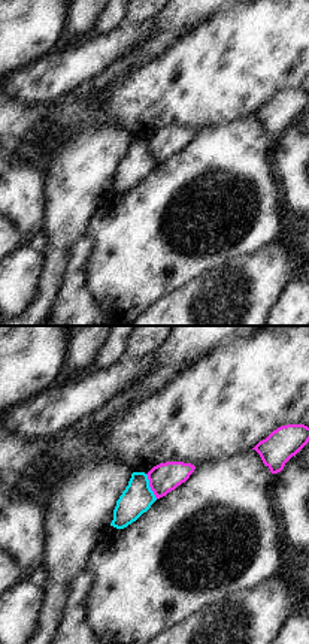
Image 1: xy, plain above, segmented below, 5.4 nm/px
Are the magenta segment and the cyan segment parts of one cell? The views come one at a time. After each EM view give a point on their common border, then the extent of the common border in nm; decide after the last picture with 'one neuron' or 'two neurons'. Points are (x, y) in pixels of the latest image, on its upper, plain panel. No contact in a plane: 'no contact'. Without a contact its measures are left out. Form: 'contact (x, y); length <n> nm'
contact (150, 151); length 150 nm

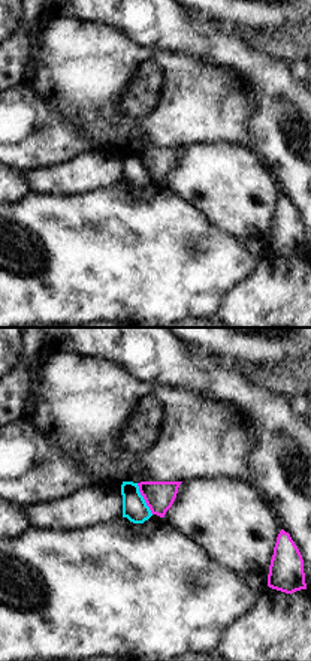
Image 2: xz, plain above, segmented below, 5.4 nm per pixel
contact (144, 163); length 190 nm

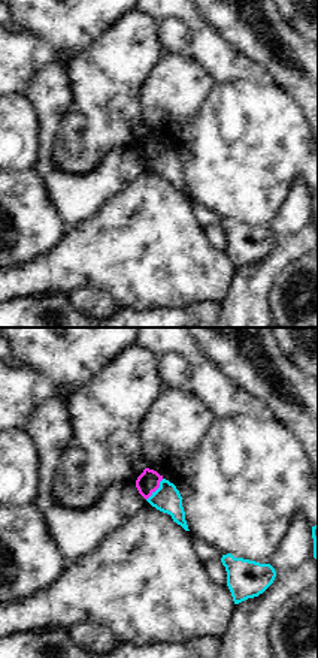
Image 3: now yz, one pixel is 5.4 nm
contact (157, 153); length 150 nm

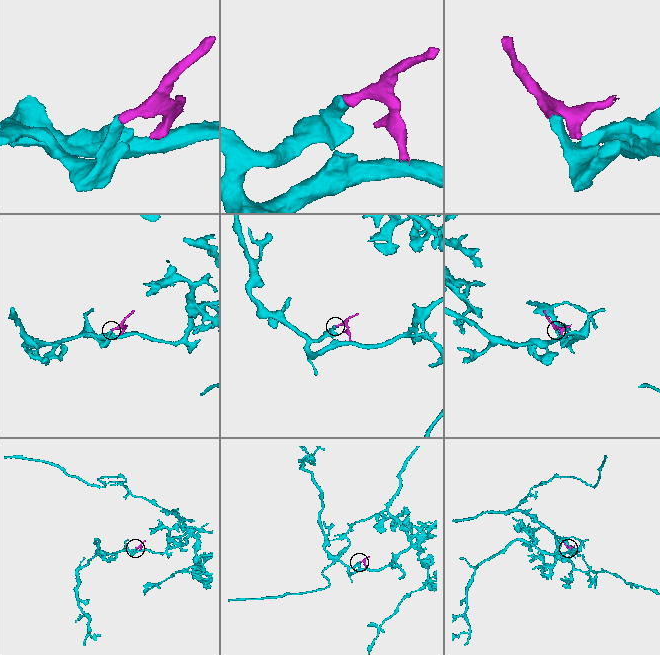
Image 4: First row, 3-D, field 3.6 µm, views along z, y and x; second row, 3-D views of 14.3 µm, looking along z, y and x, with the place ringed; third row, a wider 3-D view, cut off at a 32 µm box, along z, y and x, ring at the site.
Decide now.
two neurons

